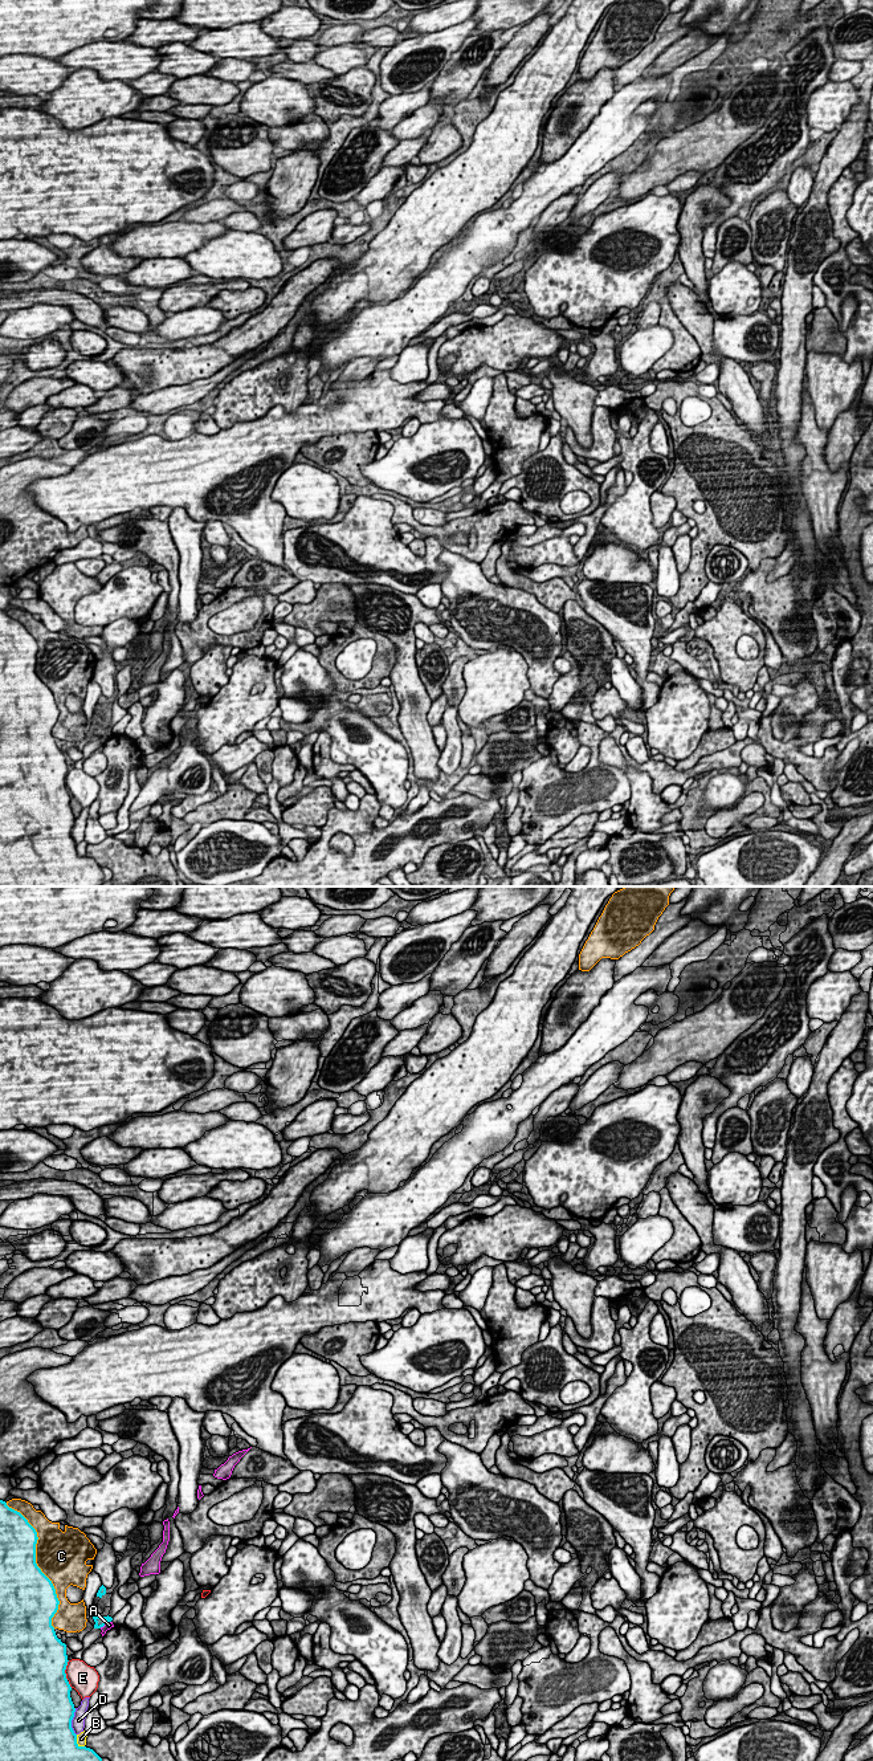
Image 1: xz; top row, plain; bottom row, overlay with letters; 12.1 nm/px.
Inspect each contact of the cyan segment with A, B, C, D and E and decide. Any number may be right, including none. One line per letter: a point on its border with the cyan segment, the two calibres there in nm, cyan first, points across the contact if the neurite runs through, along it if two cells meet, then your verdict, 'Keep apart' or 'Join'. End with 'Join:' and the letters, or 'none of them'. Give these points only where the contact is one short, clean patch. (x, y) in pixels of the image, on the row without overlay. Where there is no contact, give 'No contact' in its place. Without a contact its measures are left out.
A: Touches cyan at xz (105, 733). Thickness 130 nm (cyan) against 90 nm. Boundary: xz (110, 730), (100, 737). Keep apart
B: Touches cyan at xz (76, 852). Thickness 550 nm (cyan) against 130 nm. Keep apart
C: Touches cyan at xz (36, 673). Thickness 500 nm (cyan) against 480 nm. Keep apart
D: Touches cyan at xz (70, 831). Thickness 500 nm (cyan) against 160 nm. Keep apart
E: Touches cyan at xz (65, 778). Thickness 500 nm (cyan) against 340 nm. Keep apart
Join: none of them

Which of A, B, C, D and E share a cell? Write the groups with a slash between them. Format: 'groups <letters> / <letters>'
groups A / B / C / D / E

